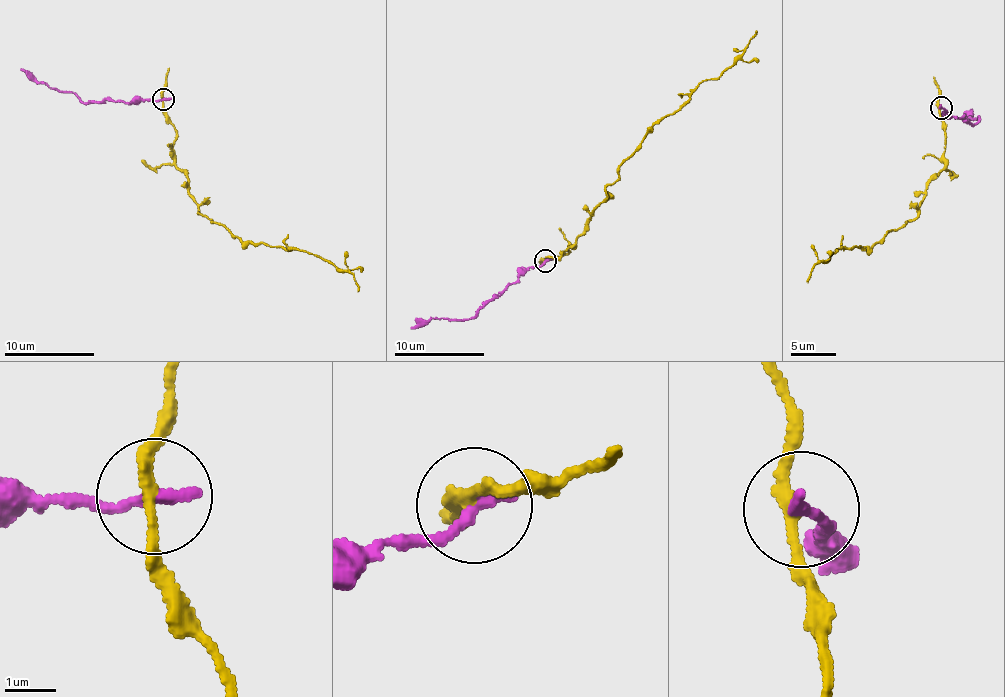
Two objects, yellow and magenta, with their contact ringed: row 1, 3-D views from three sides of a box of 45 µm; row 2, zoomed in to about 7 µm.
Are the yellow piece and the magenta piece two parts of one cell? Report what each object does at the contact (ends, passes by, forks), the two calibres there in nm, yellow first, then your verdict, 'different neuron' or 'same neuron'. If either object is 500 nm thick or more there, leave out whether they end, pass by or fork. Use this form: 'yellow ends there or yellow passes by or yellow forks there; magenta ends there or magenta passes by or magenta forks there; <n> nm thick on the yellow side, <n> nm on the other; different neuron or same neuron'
yellow passes by; magenta ends there; 220 nm thick on the yellow side, 280 nm on the other; different neuron

